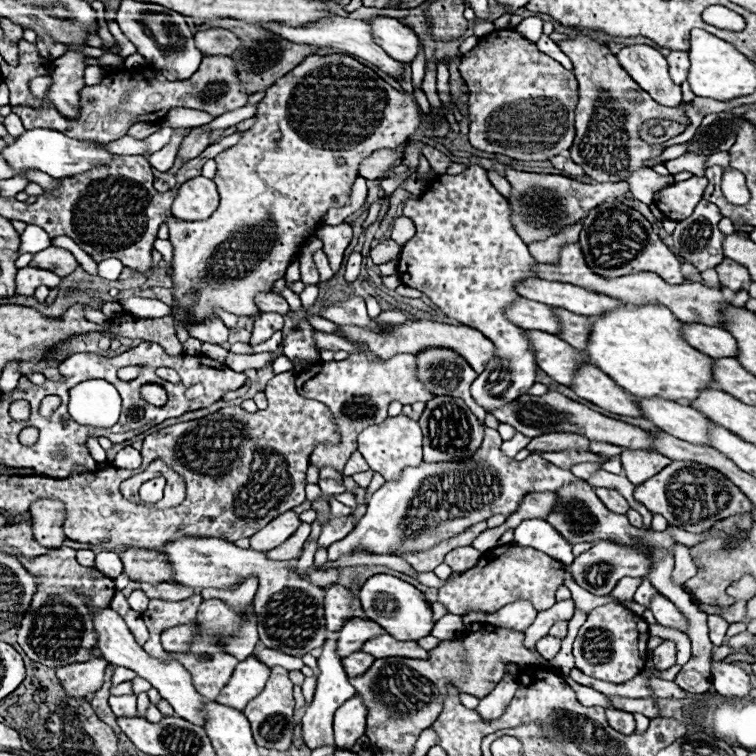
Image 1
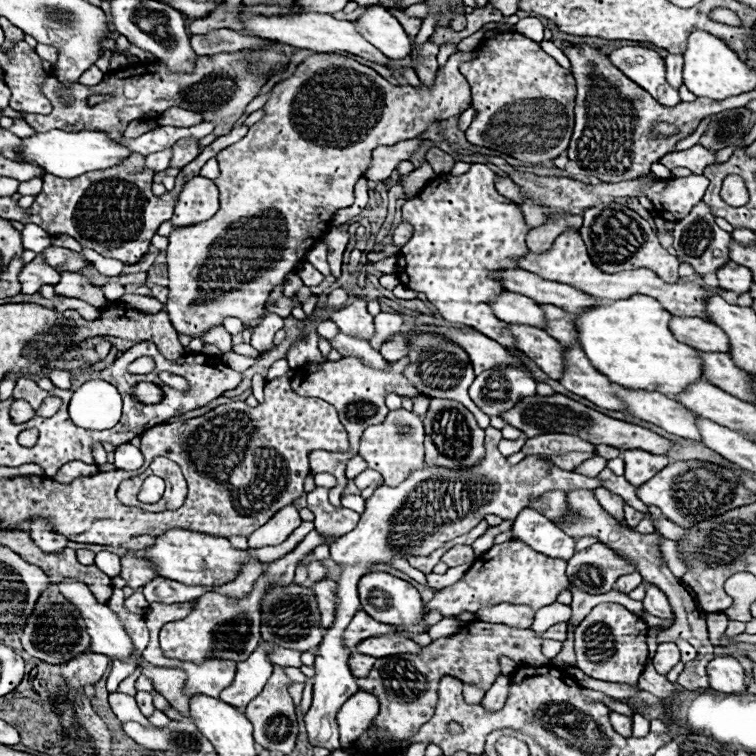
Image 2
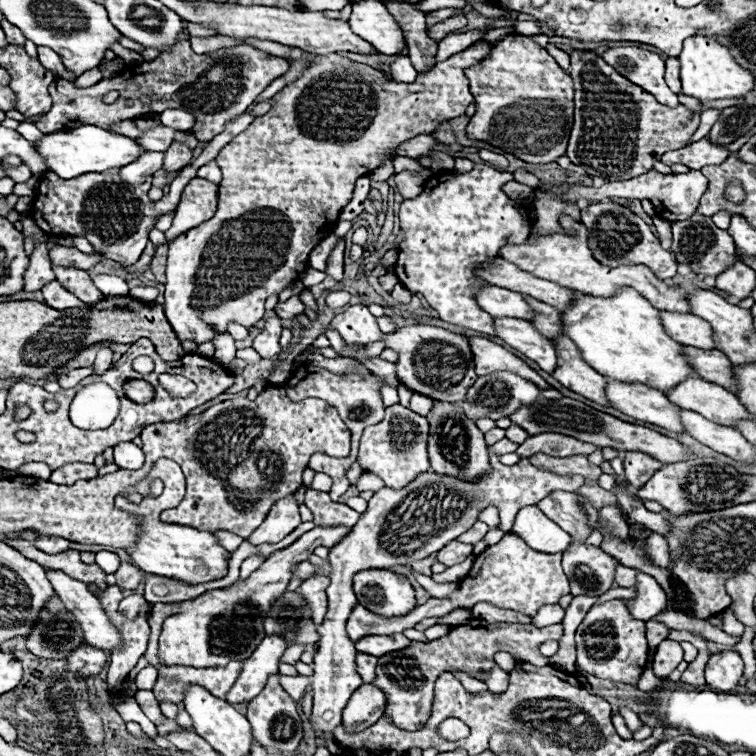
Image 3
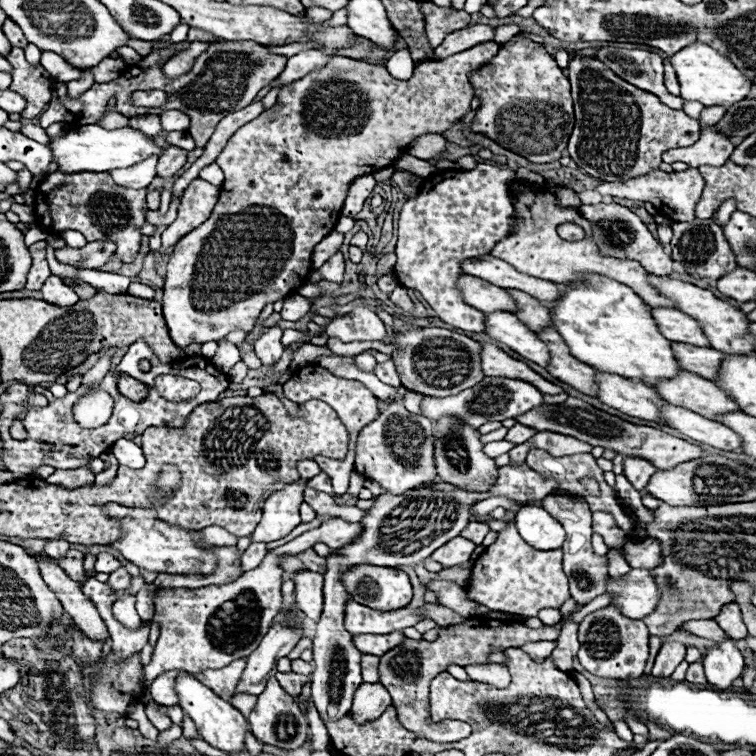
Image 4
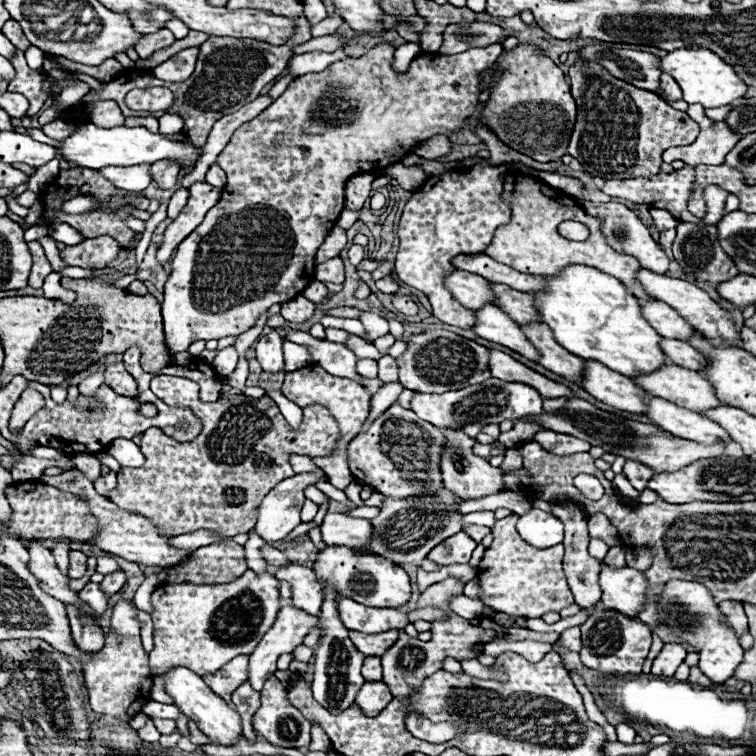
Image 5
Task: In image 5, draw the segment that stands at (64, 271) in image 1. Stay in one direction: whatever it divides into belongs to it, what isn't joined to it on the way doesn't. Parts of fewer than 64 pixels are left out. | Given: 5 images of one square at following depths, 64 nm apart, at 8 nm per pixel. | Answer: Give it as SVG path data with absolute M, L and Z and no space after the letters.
M98 236L98 238L86 238L78 246L66 246L62 252L62 258L68 266L80 266L86 270L106 268L118 254L122 252L118 240L112 236Z

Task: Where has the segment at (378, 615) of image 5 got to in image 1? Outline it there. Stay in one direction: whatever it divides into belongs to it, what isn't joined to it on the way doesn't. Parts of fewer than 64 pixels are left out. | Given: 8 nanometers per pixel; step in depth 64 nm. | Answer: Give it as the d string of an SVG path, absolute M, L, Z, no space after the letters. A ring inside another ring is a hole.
M504 544L496 546L490 552L482 554L480 562L458 574L450 584L442 586L438 592L438 602L446 608L448 614L466 614L466 612L494 612L502 608L504 604L516 602L516 600L528 600L536 610L550 608L554 604L554 594L558 586L564 584L566 566L544 552L538 552L528 546L516 546L516 544ZM352 618L338 632L338 654L348 656L350 652L358 652L358 648L362 648L362 644L366 640L370 640L374 636L380 636L382 632L386 632L386 630L372 620Z

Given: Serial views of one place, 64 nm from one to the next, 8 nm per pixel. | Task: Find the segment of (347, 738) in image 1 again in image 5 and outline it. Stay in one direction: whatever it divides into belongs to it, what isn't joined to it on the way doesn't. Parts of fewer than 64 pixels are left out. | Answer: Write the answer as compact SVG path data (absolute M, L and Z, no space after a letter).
M364 682L364 686L356 696L356 704L368 716L374 716L374 712L380 712L390 700L392 700L390 688L384 682Z

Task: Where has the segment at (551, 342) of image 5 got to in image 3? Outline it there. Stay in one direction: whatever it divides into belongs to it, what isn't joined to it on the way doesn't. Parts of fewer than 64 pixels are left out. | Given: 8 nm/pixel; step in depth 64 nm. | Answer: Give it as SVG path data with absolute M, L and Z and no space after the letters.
M566 336L550 338L550 342L556 348L556 370L552 372L552 376L560 384L570 388L572 392L578 392L598 404L610 406L604 396L606 378L602 374L598 374L594 368L590 368L578 356L578 348L574 348L574 344L570 344L570 340L566 340Z

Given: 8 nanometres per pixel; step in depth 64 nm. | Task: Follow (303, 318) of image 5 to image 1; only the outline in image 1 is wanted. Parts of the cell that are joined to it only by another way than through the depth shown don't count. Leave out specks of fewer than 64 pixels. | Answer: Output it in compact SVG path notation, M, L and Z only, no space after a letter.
M274 292L258 294L258 308L260 308L262 312L278 312L278 314L282 314L282 316L290 312L288 302L286 302L282 296L274 294Z

